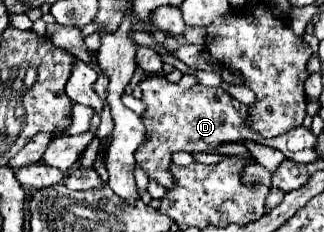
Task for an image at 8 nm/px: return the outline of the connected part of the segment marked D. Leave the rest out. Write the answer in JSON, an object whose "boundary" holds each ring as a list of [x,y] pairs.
{"boundary":[[[156,75],[146,77],[142,81],[142,101],[146,105],[142,121],[150,137],[136,151],[136,161],[152,179],[156,179],[164,187],[172,185],[168,169],[170,169],[170,155],[174,151],[212,153],[222,143],[232,143],[240,139],[262,141],[262,137],[256,137],[256,133],[252,133],[244,125],[244,113],[248,113],[248,105],[232,99],[220,87],[194,85],[192,89],[182,89],[180,85],[168,83],[166,77]]]}

